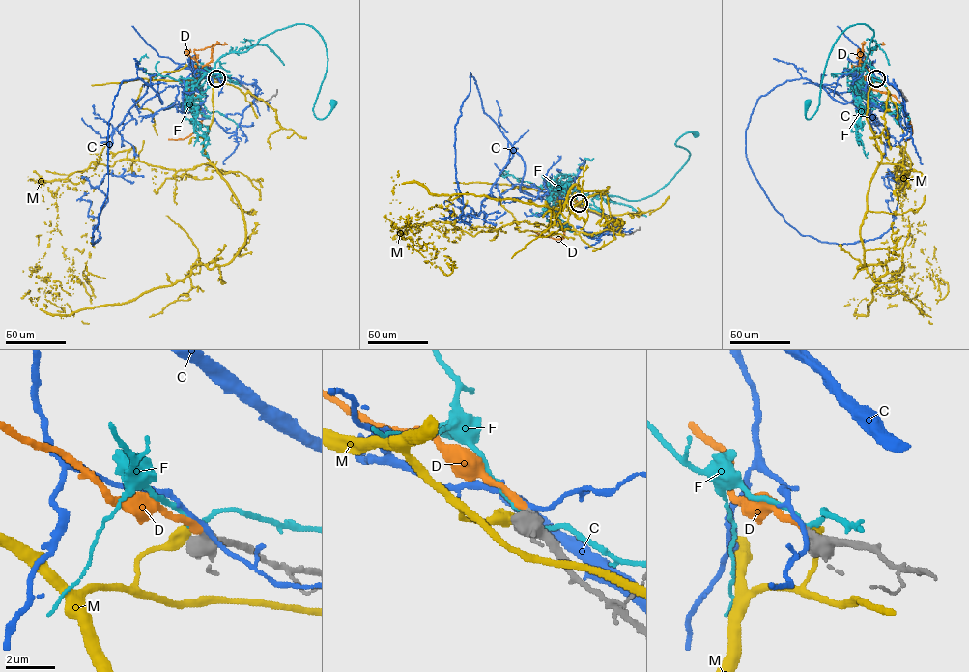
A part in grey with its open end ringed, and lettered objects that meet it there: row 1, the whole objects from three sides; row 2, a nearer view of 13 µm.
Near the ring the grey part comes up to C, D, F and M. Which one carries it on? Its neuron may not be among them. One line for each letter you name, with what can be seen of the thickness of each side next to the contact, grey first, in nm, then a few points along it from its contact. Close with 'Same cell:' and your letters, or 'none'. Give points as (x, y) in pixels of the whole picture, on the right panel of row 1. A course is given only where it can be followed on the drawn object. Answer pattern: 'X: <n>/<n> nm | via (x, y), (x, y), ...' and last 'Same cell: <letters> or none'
D: 600/260 nm | via (876, 78), (869, 71), (864, 80), (874, 90), (893, 95), (909, 119), (912, 132), (909, 138), (903, 139)
Same cell: D

